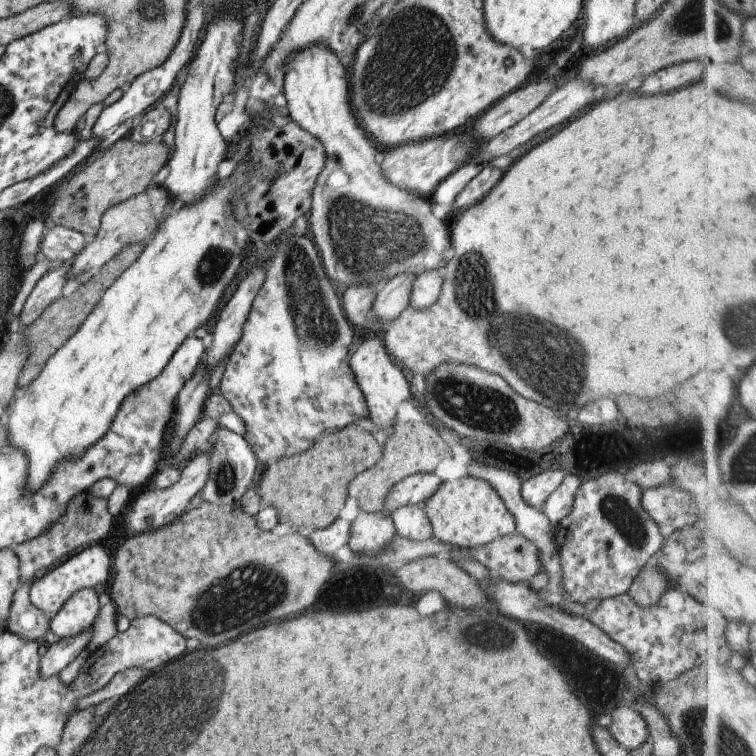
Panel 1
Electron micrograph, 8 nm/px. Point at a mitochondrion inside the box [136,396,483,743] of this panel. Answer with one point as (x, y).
(263, 588)

